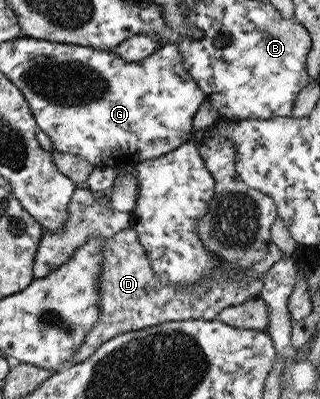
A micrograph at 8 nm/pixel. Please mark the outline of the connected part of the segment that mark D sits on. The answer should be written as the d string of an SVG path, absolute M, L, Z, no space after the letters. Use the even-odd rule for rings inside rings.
M125 228L111 237L105 238L103 244L103 264L98 276L98 297L100 313L96 325L87 332L85 340L75 351L72 364L86 361L105 341L129 331L154 327L171 321L206 320L212 321L223 309L238 306L249 299L260 299L264 287L261 276L257 274L239 274L232 281L228 279L227 270L221 274L215 270L210 281L200 283L200 287L172 287L162 283L153 272L153 266L147 258L145 246L139 242L137 230Z

